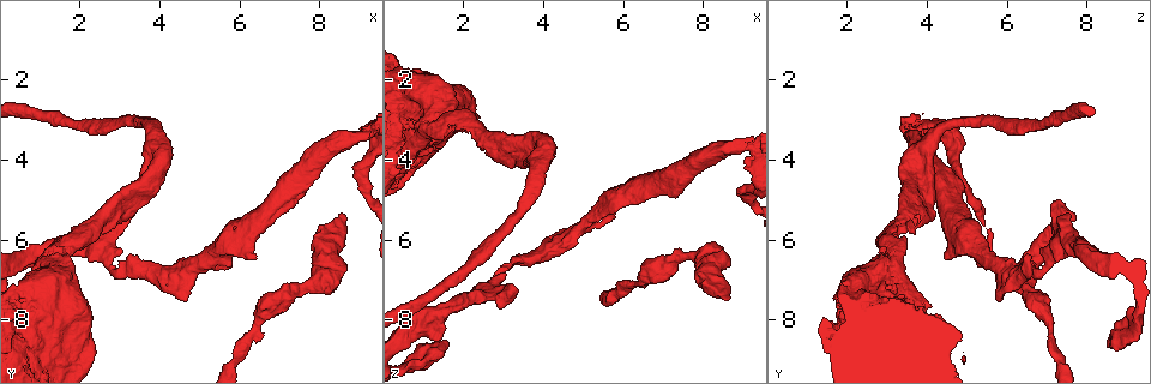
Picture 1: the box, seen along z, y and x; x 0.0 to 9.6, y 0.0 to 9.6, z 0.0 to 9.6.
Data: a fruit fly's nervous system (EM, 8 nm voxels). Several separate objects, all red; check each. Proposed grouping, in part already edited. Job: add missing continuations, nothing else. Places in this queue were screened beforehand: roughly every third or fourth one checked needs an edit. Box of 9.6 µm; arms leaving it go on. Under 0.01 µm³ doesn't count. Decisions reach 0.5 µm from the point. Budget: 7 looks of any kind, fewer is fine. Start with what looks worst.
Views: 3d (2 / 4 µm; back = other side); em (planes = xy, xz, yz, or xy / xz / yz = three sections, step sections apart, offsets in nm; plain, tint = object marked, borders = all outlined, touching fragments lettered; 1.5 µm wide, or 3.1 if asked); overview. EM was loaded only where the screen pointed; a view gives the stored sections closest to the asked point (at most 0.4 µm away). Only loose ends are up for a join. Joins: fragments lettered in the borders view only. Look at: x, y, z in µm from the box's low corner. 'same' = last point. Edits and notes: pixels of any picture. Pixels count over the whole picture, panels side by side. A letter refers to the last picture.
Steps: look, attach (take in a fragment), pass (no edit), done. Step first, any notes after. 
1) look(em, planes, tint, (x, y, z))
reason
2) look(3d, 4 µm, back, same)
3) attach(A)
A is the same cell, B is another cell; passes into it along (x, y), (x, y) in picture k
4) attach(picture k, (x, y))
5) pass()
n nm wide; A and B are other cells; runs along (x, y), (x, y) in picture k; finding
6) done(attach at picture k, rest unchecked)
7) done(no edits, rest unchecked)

look(3d, 2 µm, (8.70, 5.40, 7.50))
thick end

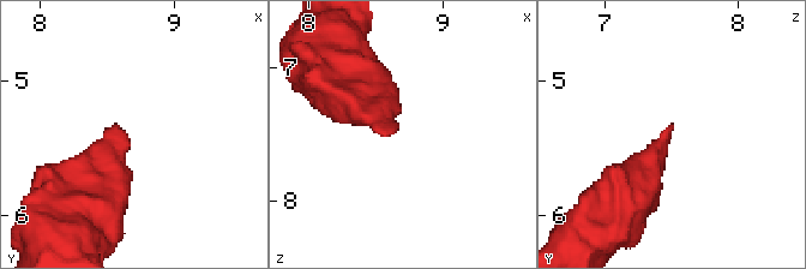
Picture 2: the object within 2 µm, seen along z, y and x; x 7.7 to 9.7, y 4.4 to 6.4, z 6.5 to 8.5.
look(em, planes, borders, (8.68, 5.42, 7.48))

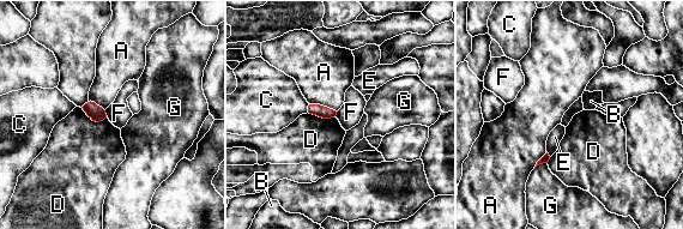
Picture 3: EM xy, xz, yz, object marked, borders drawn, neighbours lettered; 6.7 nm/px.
pass()
A, B, C, D, E, F and G are other cells; border along (104, 110), (107, 115) in picture 3; none of them fits

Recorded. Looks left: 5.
look(3d, 4 µm, back, (1.45, 8.65, 8.45))
end of a long branch

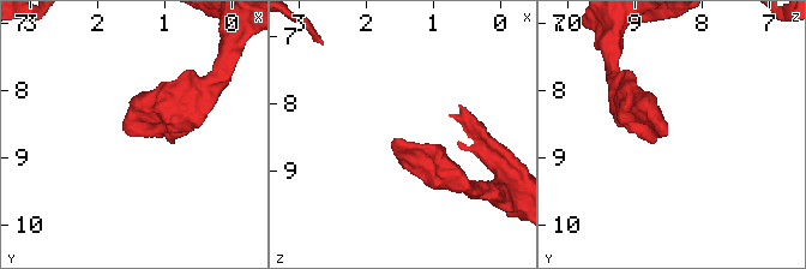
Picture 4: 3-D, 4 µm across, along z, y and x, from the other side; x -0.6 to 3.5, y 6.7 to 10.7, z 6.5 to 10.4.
look(em, planes, borders, (1.50, 8.70, 8.55))
now the EM

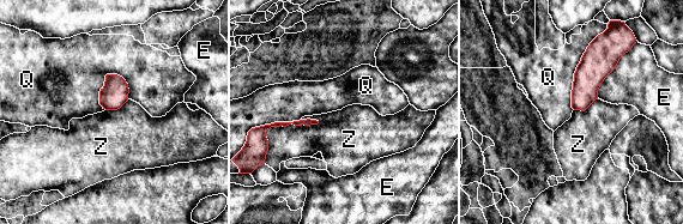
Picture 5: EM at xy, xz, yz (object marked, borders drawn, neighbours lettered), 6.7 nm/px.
pass()
170 nm wide; E, Q and Z are other cells; runs along (315, 122), (272, 125) in picture 5; no lettered fragment goes on from it

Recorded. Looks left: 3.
look(em, planes, borders, (1.35, 6.40, 8.50))
free end

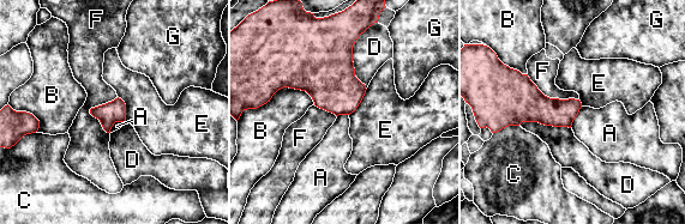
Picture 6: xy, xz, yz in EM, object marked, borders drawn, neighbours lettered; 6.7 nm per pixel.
pass()
D touches over 400 nm; A, B, C, D, E, F and G are other cells; border along (582, 107), (570, 127) in picture 6; no lettered fragment goes on from it

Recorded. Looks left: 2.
done(no edits, rest unchecked)

